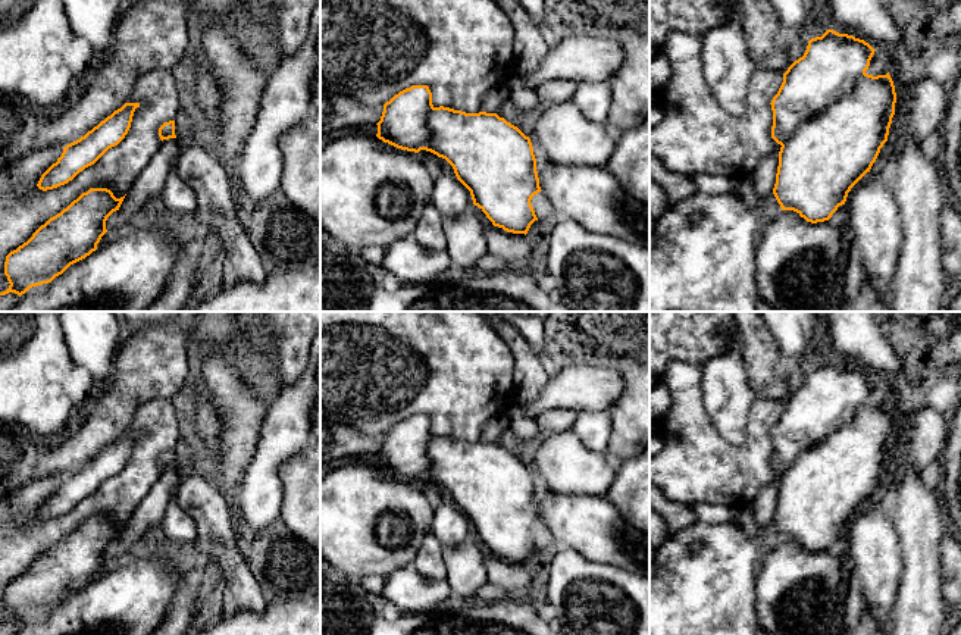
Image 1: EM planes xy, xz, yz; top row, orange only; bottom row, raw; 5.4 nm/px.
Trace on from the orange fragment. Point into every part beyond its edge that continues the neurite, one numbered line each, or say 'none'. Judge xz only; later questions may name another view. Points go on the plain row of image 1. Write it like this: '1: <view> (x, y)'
none

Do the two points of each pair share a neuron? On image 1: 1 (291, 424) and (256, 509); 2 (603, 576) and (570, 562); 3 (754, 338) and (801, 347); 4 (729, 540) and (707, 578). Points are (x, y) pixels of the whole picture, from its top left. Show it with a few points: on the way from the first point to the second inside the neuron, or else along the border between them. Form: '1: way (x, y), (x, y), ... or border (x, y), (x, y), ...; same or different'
1: way (276, 444), (265, 463), (262, 488); same
2: way (595, 576), (585, 576), (578, 569); same
3: border (766, 327), (782, 356); different
4: way (726, 549), (726, 559), (716, 569); same

